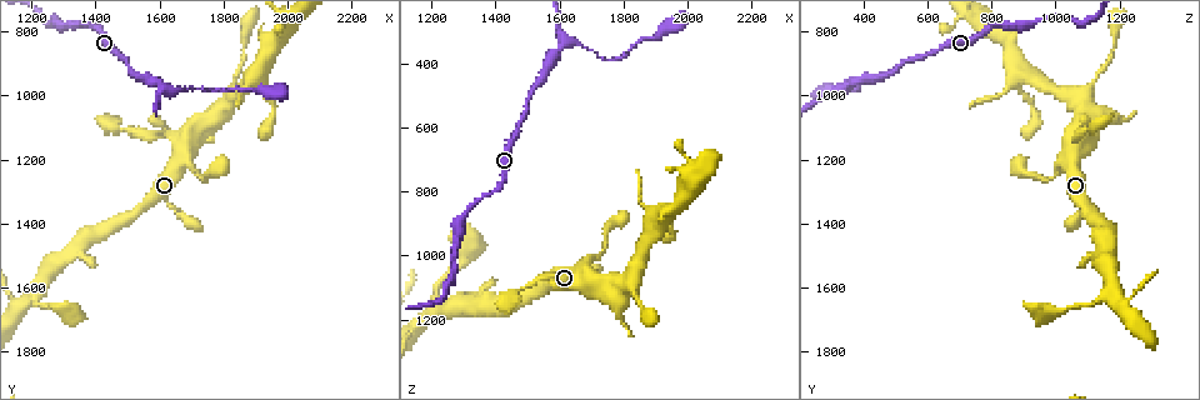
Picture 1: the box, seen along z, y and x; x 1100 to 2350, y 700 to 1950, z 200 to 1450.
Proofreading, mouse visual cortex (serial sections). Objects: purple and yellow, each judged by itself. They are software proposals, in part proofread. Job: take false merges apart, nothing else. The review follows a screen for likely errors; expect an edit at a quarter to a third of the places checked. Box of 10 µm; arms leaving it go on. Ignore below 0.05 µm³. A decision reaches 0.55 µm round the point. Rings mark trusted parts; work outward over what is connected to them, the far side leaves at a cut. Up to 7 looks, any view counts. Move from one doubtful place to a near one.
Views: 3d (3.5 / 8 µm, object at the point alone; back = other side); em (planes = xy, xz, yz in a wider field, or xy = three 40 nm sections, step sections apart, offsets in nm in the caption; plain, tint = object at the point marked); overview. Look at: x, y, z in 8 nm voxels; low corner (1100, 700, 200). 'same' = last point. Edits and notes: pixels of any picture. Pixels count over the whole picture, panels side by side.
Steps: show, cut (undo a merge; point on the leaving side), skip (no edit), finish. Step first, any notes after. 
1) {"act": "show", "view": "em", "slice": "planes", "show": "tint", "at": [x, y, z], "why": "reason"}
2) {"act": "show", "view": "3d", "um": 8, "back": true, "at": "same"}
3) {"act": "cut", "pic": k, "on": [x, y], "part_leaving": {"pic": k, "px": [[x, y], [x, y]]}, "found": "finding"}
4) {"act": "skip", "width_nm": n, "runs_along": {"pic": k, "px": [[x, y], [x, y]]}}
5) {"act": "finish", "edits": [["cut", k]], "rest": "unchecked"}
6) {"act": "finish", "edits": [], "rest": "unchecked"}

{"act": "show", "view": "3d", "um": 3.5, "at": [1710, 980, 370], "why": "thick turns thin"}

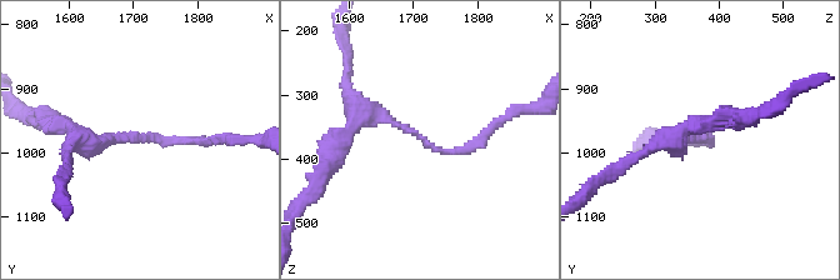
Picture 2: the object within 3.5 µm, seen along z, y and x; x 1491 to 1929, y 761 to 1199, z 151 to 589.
{"act": "show", "view": "em", "slice": "xy", "step": 3, "show": "tint", "at": [1715, 975, 370], "arm_widths_nm": [150, 250]}

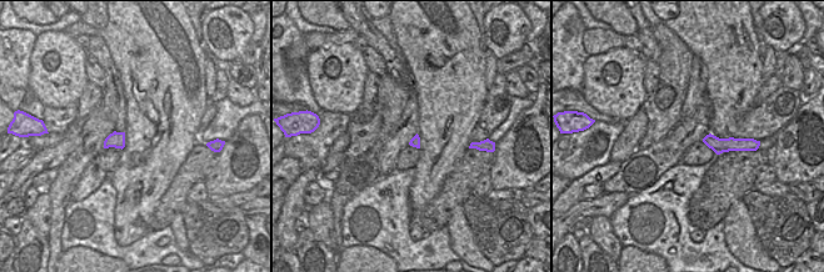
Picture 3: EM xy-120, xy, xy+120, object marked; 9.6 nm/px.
{"act": "skip", "runs_along": {"pic": 3, "px": [[707, 140], [717, 145], [744, 147]]}, "found": "continuous, no second cell"}

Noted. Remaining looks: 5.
{"act": "show", "view": "3d", "um": 3.5, "at": [1640, 1140, 1070], "why": "four-way junction"}

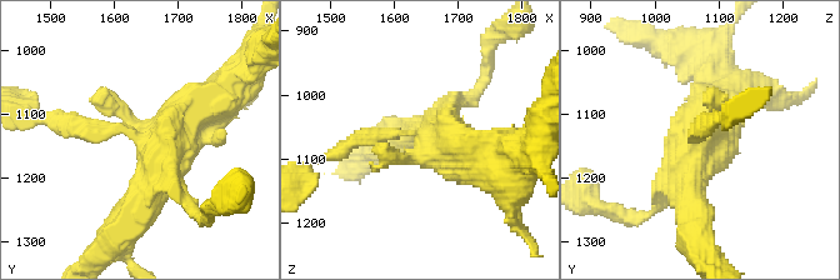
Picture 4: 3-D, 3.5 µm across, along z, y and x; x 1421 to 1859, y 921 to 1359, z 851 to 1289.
{"act": "show", "view": "em", "slice": "xy", "step": 3, "show": "tint", "at": [1640, 1140, 1065], "why": "need the tissue"}

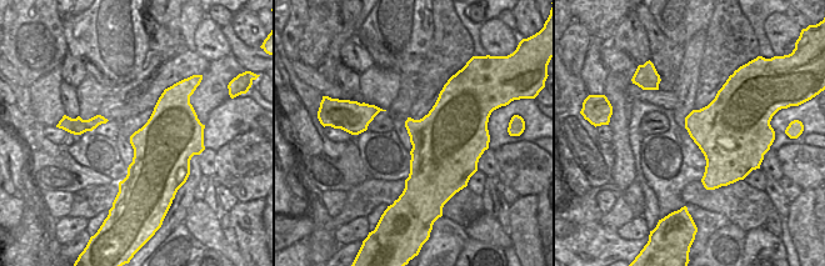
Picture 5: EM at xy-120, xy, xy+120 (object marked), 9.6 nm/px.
{"act": "skip", "runs_along": {"pic": 4, "px": [[123, 229], [173, 136], [214, 101]]}, "found": "one cell here"}

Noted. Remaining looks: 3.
{"act": "show", "view": "3d", "um": 8, "at": [1960, 1060, 930], "why": "abrupt turn"}

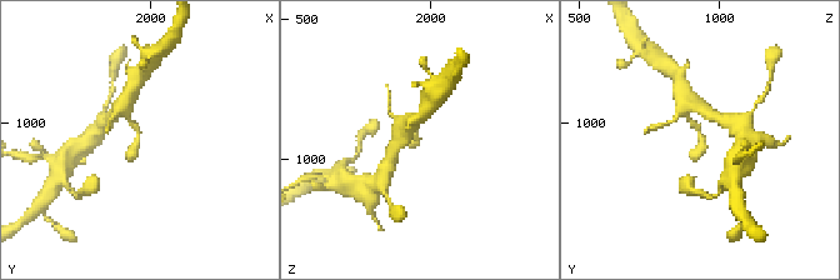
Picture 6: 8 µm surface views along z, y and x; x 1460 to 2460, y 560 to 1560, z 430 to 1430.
{"act": "show", "view": "3d", "um": 3.5, "at": "same", "why": "closer look"}

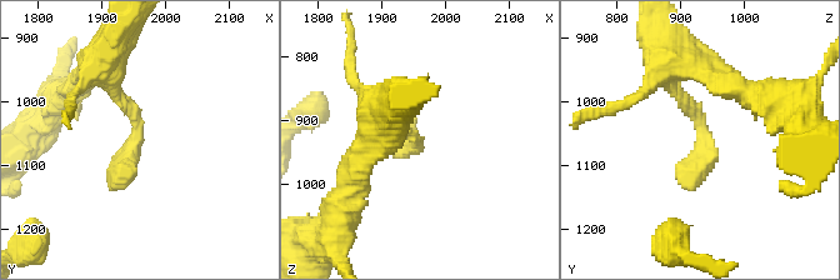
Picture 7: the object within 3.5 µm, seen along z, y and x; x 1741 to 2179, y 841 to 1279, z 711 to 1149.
{"act": "show", "view": "em", "slice": "xy", "step": 3, "show": "tint", "at": [1955, 1055, 935]}

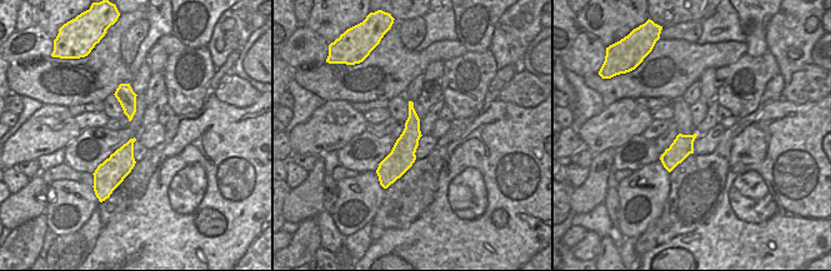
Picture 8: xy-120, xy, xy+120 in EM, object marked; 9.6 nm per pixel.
{"act": "skip", "width_nm": 240, "runs_along": {"pic": 8, "px": [[411, 111], [411, 135], [385, 177]]}, "found": "one cell here"}

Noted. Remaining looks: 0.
{"act": "finish", "edits": [], "rest": "unchecked"}

